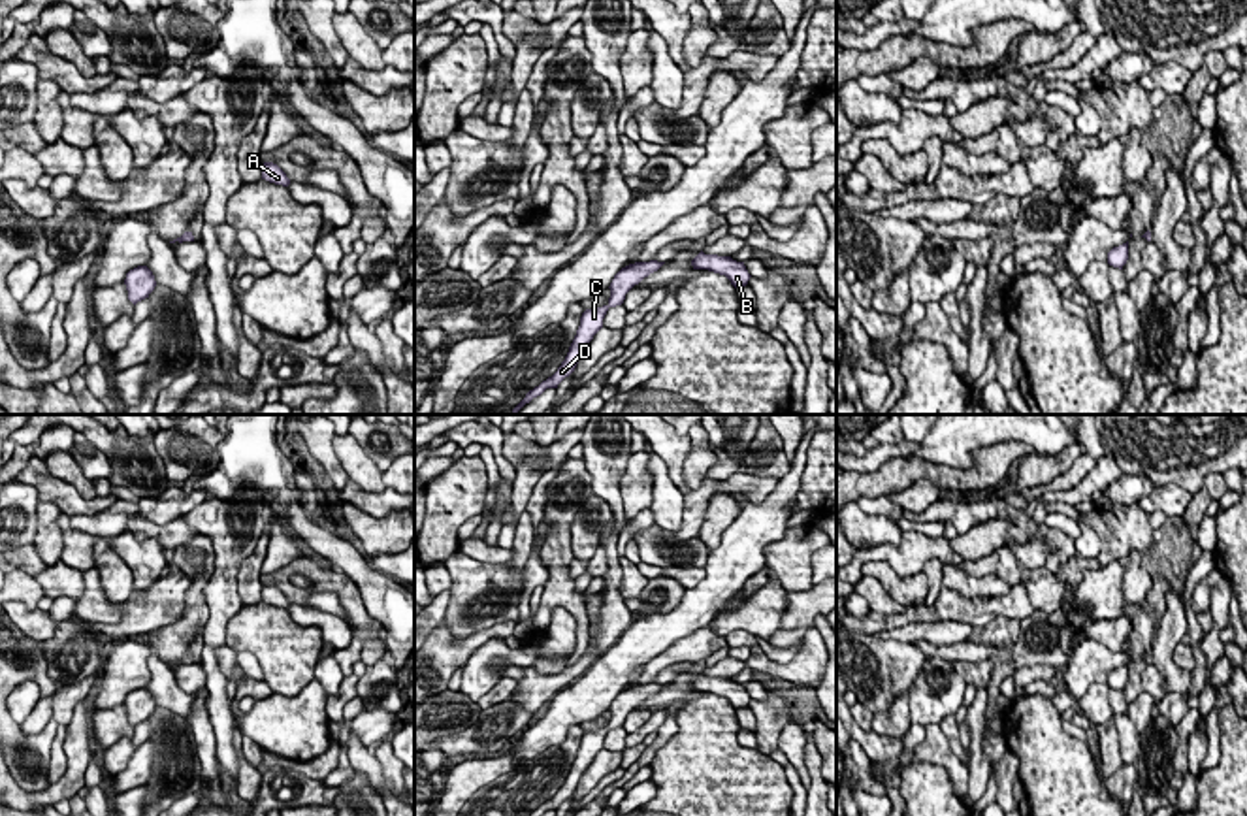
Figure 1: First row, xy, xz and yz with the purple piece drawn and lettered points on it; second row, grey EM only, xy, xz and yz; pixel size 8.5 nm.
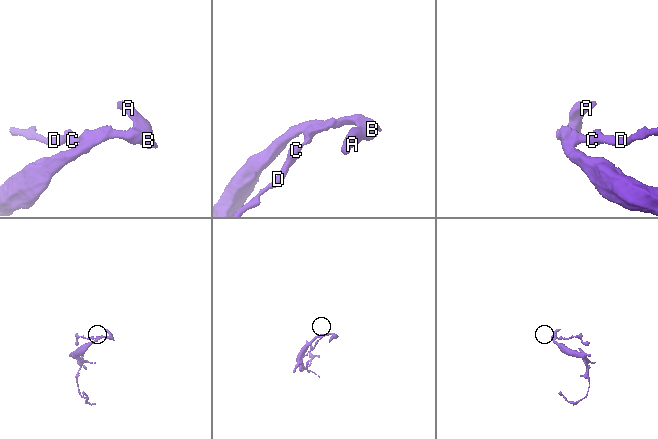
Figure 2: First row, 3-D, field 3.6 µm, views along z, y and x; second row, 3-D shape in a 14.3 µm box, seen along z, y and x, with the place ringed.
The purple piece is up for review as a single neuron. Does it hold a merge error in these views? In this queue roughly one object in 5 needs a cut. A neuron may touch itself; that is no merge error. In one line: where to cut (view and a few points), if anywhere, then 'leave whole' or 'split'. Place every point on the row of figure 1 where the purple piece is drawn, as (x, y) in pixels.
no cut; leave whole

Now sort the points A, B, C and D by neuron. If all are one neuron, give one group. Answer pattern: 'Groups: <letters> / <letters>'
Groups: A B C D

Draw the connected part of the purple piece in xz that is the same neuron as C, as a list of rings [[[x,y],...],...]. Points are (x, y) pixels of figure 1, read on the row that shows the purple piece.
[[[650,260],[650,262],[635,262],[625,268],[622,268],[612,283],[610,283],[610,298],[608,303],[597,309],[586,309],[580,317],[580,326],[576,330],[576,335],[569,347],[569,352],[558,371],[543,381],[539,386],[529,390],[526,398],[512,409],[516,415],[526,403],[529,403],[533,398],[541,396],[546,388],[558,388],[558,384],[569,377],[582,354],[582,351],[590,345],[593,335],[603,328],[603,318],[610,307],[622,305],[625,300],[625,294],[639,285],[644,277],[657,271],[665,262]]]

